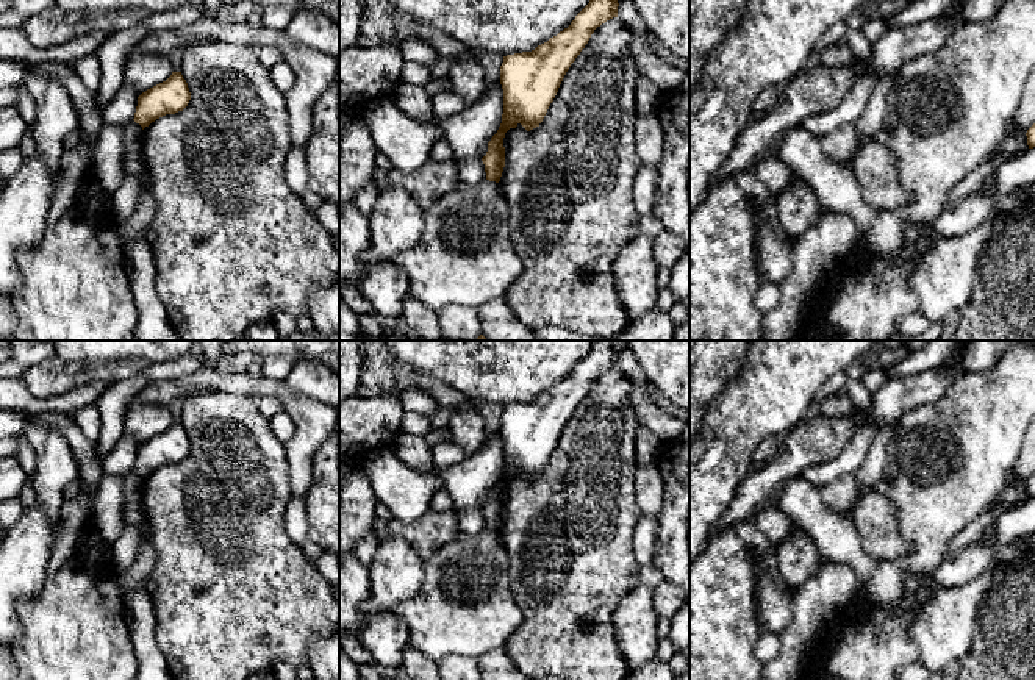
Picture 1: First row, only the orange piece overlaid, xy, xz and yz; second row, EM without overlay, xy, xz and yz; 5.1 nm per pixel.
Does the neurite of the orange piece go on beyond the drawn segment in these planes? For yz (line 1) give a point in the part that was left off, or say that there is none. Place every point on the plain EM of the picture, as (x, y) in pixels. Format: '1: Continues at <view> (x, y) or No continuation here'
1: No continuation here

